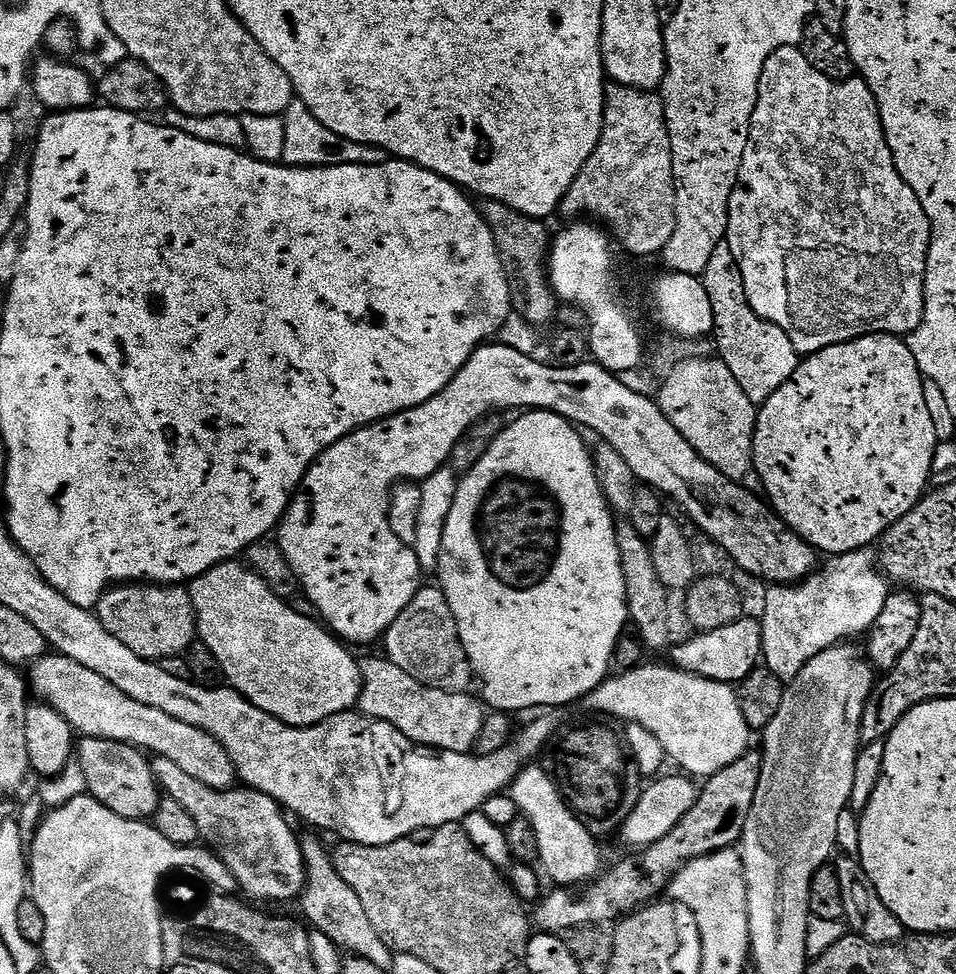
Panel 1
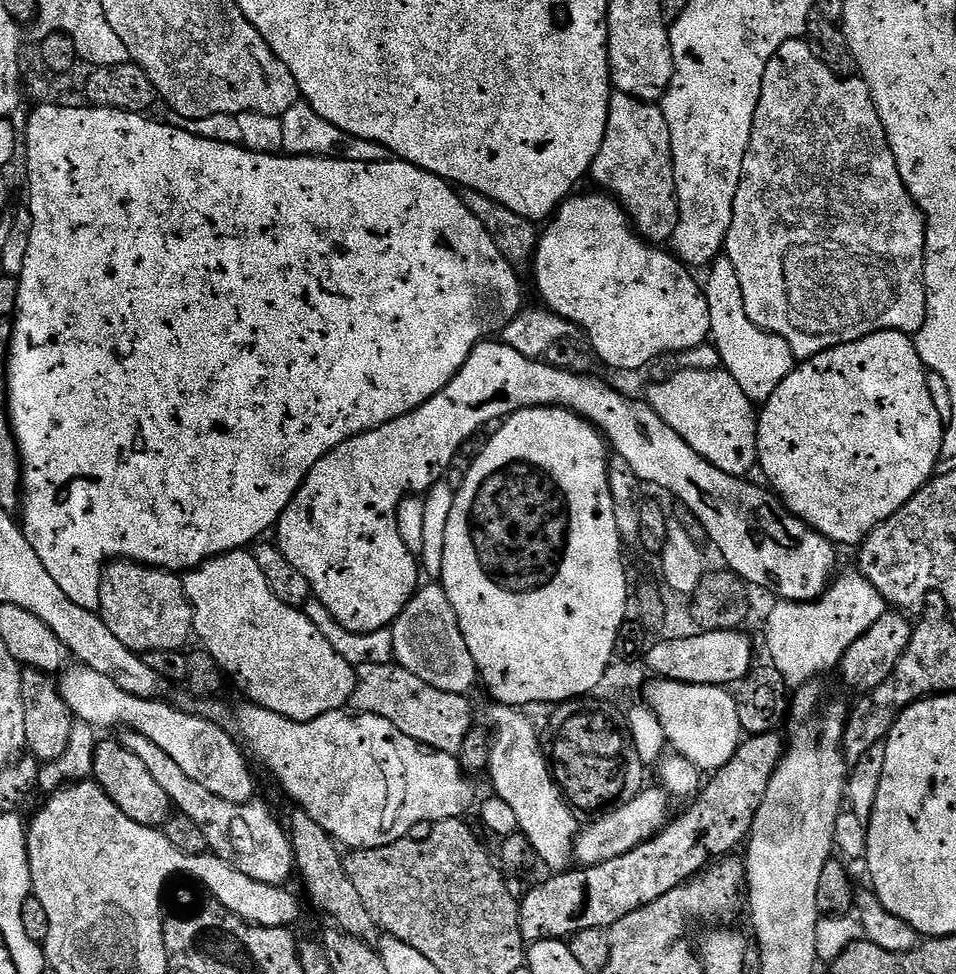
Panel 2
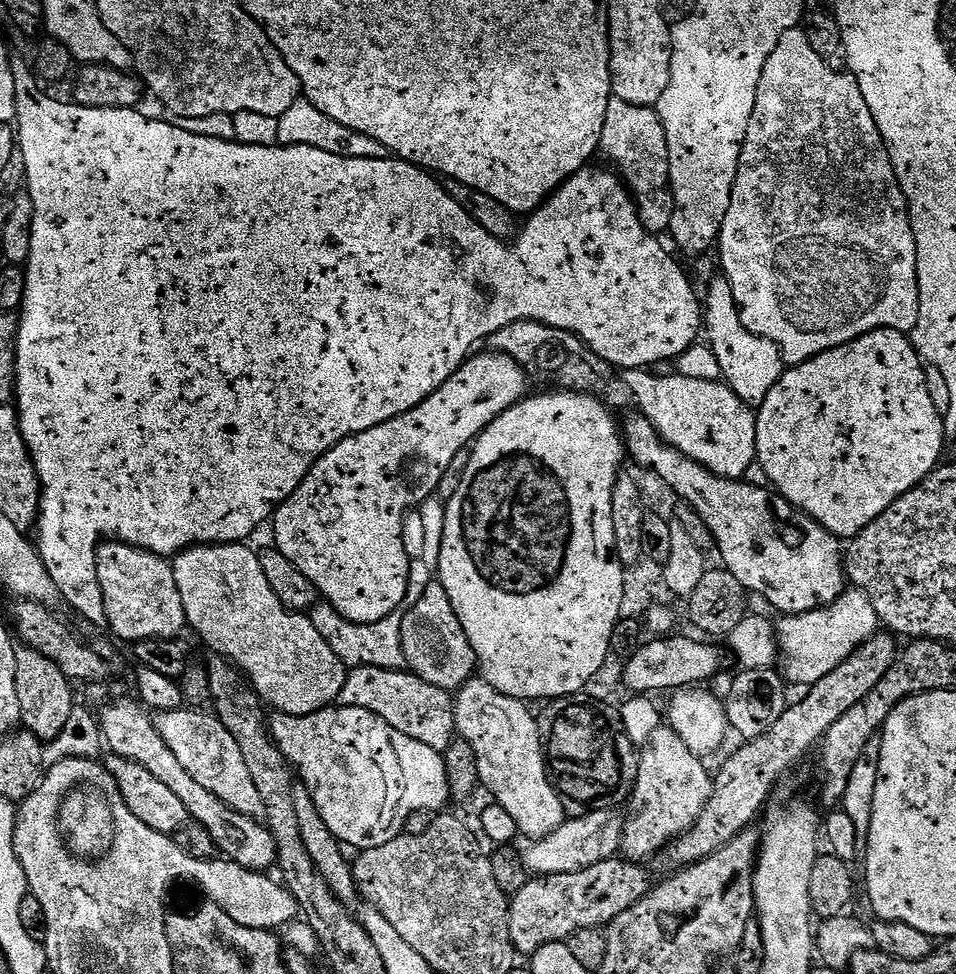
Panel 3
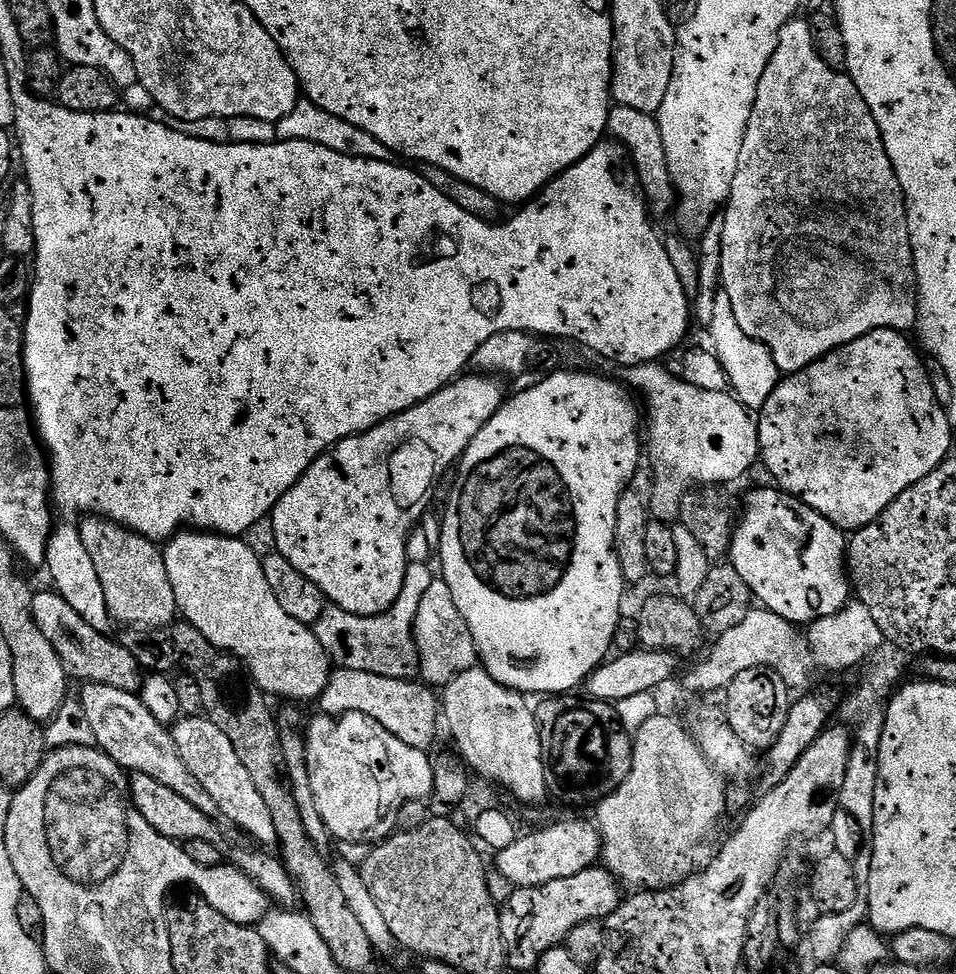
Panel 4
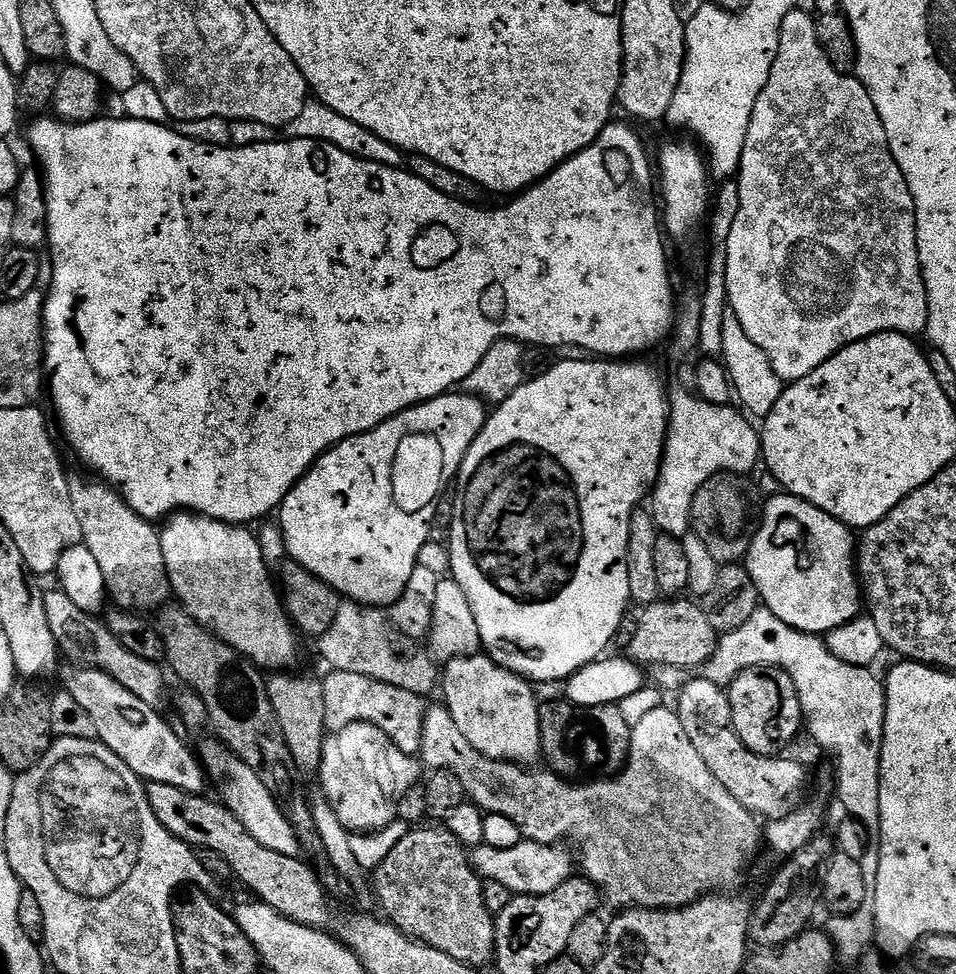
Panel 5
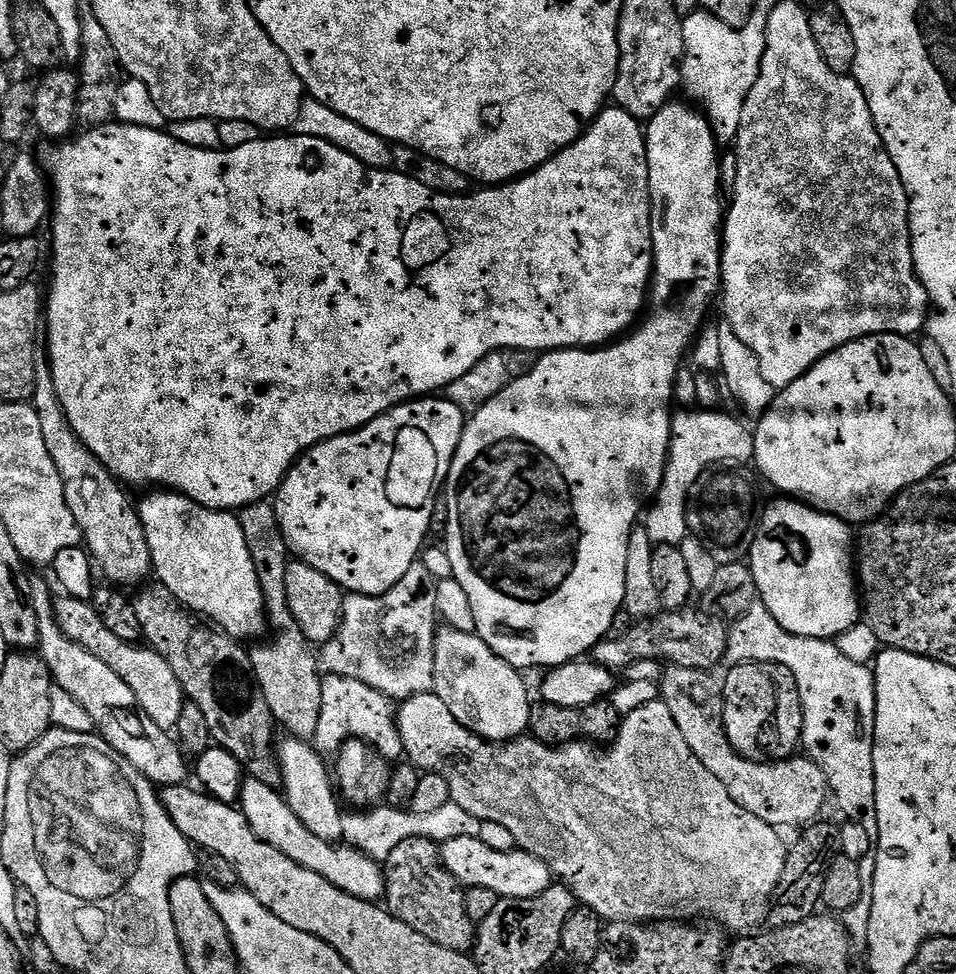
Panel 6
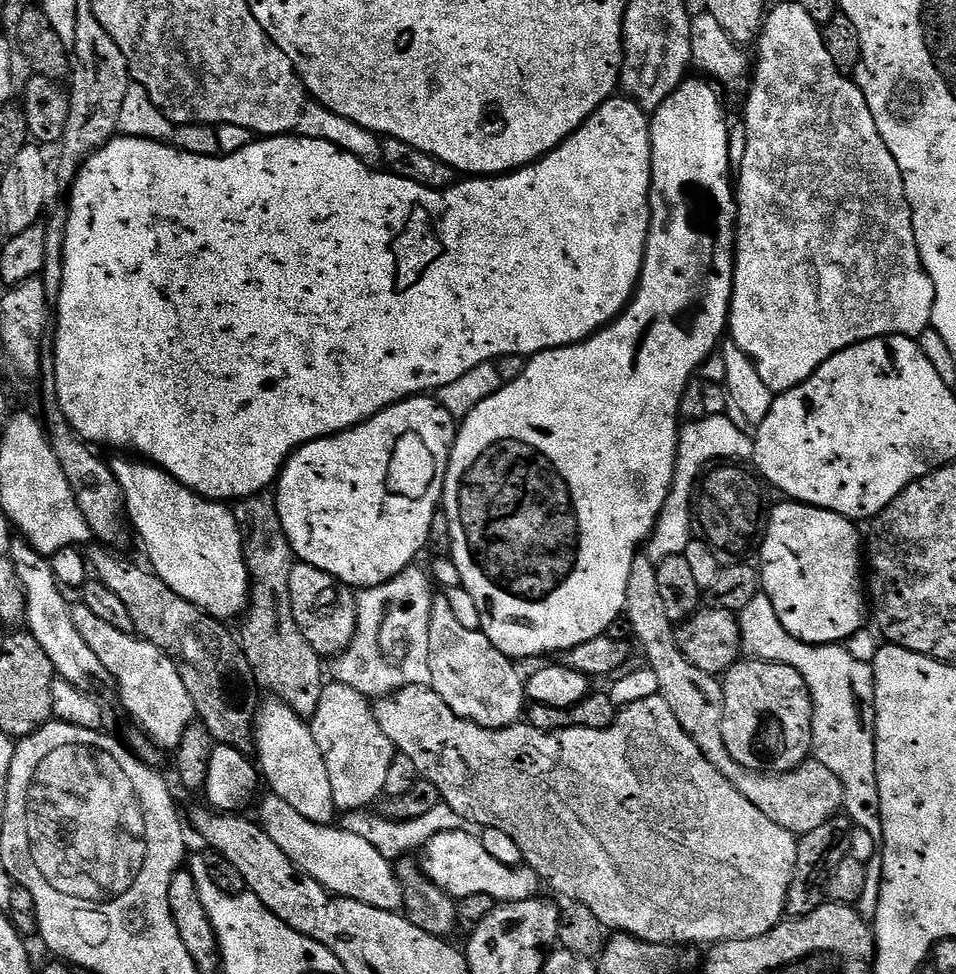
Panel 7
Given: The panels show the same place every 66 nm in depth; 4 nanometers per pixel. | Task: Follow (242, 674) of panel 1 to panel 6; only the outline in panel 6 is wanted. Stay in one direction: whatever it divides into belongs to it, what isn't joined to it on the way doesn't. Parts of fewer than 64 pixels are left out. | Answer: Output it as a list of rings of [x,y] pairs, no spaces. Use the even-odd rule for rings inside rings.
[[[152,490],[148,494],[144,501],[139,501],[138,511],[146,530],[146,542],[150,542],[155,579],[160,579],[157,581],[162,587],[178,597],[189,612],[211,622],[225,636],[231,636],[237,642],[260,638],[255,636],[262,635],[264,628],[266,632],[270,621],[264,607],[258,570],[254,570],[254,558],[250,558],[250,546],[246,546],[246,534],[240,525],[239,515],[207,508],[181,492]]]

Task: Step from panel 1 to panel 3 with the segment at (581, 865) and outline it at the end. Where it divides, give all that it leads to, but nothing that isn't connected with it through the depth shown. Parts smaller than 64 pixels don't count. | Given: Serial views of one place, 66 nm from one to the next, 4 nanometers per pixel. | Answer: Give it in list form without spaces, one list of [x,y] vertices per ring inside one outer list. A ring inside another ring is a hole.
[[[473,678],[459,688],[454,696],[456,710],[456,731],[459,739],[467,742],[478,758],[478,774],[483,791],[492,795],[491,799],[514,818],[517,833],[529,836],[529,841],[545,840],[552,832],[561,828],[566,819],[565,801],[556,790],[551,776],[548,775],[548,762],[544,758],[544,744],[540,740],[540,726],[537,717],[527,703],[515,700],[490,686],[482,678]]]

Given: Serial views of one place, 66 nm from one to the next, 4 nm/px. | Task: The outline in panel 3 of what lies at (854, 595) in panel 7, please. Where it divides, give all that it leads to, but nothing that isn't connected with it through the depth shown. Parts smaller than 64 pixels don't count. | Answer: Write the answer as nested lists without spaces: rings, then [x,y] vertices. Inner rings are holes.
[[[632,410],[632,413],[629,414],[625,420],[622,420],[622,435],[624,437],[624,446],[629,457],[632,456],[641,464],[644,468],[649,468],[662,483],[665,484],[668,488],[673,488],[674,491],[680,495],[679,499],[683,503],[688,504],[695,510],[697,514],[702,518],[702,522],[706,522],[706,526],[710,526],[710,532],[712,537],[716,539],[715,551],[720,552],[720,556],[724,561],[722,561],[723,567],[730,574],[734,574],[734,578],[738,578],[738,582],[742,582],[742,586],[747,588],[749,593],[761,596],[764,600],[769,600],[774,607],[777,608],[777,613],[787,614],[789,616],[797,616],[803,612],[813,612],[819,608],[824,608],[828,604],[832,604],[836,601],[839,596],[846,590],[846,560],[842,555],[842,544],[837,537],[832,536],[823,528],[823,526],[818,523],[814,518],[810,518],[805,512],[799,512],[798,509],[786,499],[785,496],[777,494],[775,491],[769,490],[767,487],[764,488],[755,488],[752,484],[744,484],[743,479],[739,480],[727,480],[724,476],[716,476],[709,468],[702,467],[698,462],[694,462],[686,454],[682,454],[674,446],[670,446],[665,442],[662,437],[658,434],[658,430],[654,425],[647,420],[645,416],[638,410]]]

